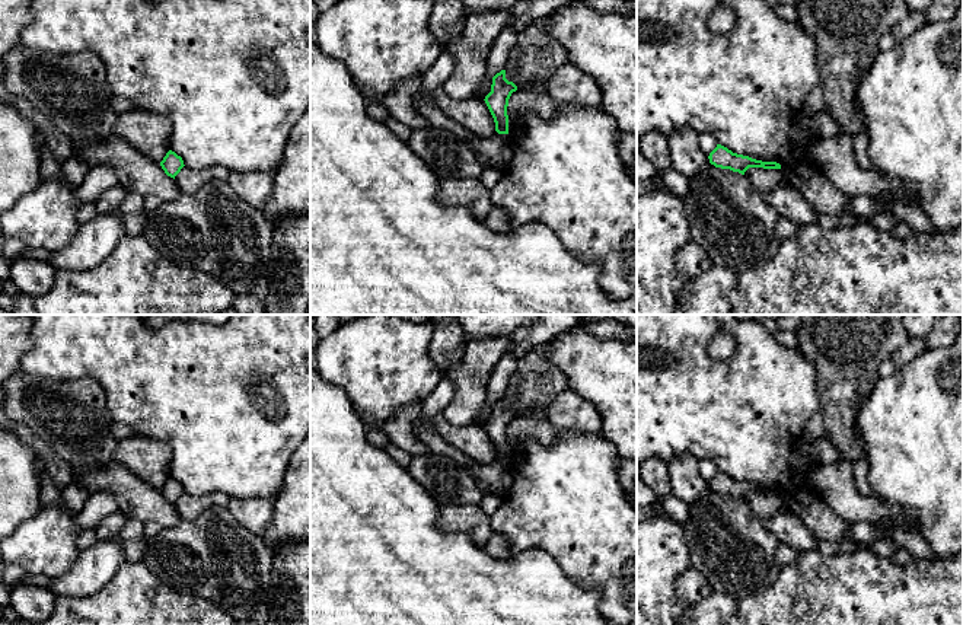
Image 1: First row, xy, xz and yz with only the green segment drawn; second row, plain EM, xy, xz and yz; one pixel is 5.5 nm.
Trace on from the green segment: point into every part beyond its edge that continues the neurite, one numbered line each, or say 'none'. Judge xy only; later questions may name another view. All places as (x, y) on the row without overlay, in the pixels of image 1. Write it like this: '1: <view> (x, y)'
1: xy (188, 507)

